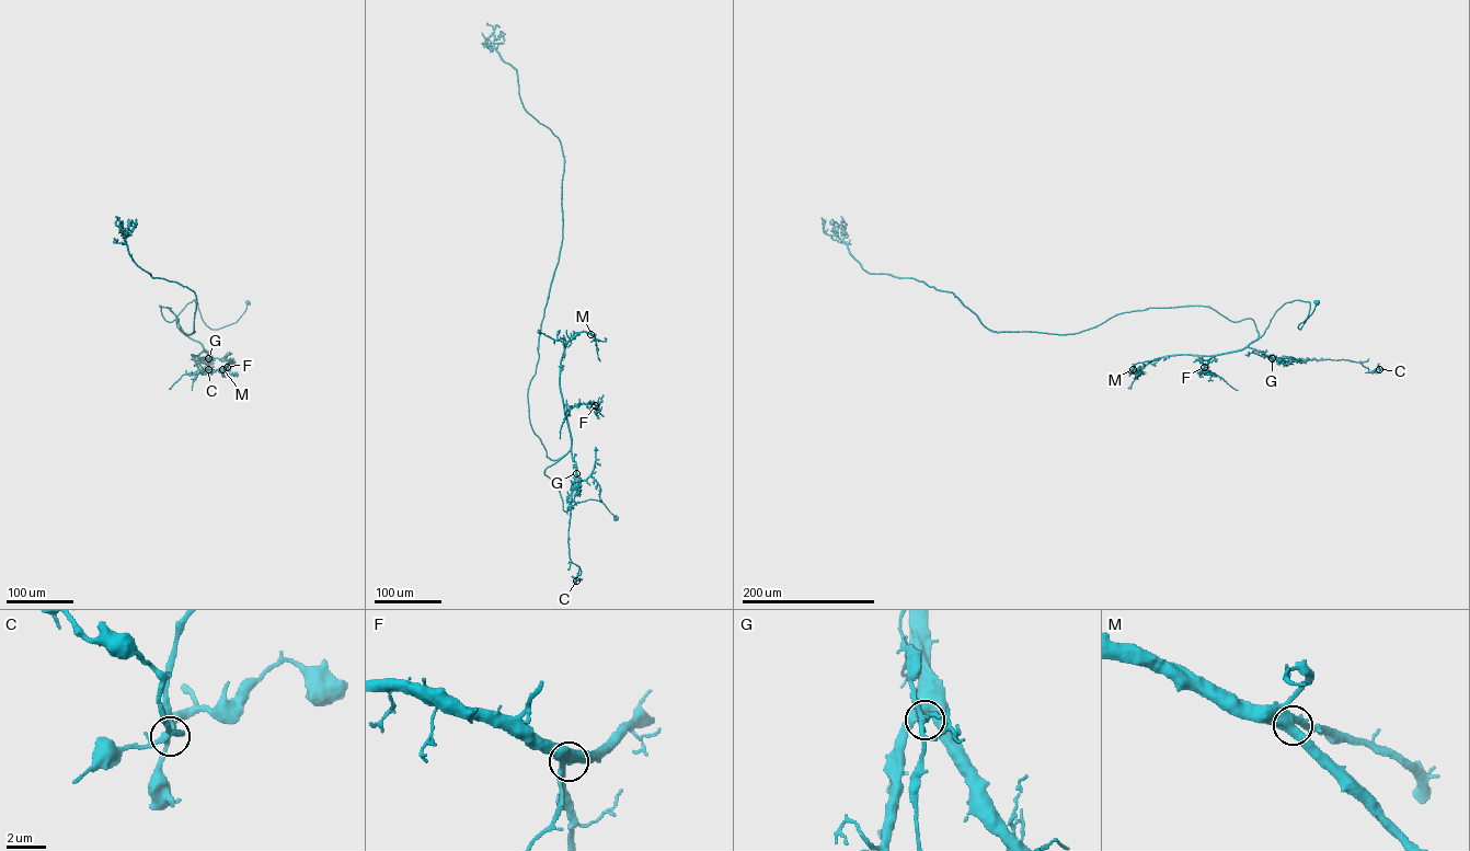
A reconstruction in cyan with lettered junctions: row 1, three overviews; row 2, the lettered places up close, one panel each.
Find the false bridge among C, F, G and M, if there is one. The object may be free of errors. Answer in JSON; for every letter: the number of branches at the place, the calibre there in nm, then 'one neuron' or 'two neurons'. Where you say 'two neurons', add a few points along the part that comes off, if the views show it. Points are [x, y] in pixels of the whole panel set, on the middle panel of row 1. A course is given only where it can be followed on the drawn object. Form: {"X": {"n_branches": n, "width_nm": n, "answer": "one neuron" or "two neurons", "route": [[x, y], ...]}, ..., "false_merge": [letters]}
{"C": {"n_branches": 5, "width_nm": 280, "answer": "one neuron"}, "F": {"n_branches": 4, "width_nm": 460, "answer": "one neuron"}, "G": {"n_branches": 5, "width_nm": 220, "answer": "two neurons", "route": [[576, 473], [567, 542], [571, 561], [581, 572], [576, 581], [573, 576]]}, "M": {"n_branches": 4, "width_nm": 480, "answer": "one neuron"}, "false_merge": ["G"]}

